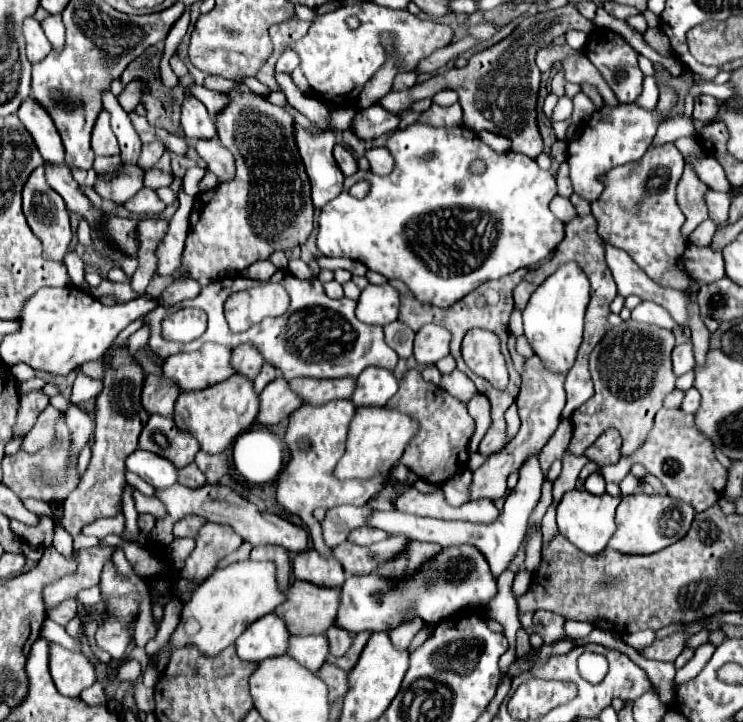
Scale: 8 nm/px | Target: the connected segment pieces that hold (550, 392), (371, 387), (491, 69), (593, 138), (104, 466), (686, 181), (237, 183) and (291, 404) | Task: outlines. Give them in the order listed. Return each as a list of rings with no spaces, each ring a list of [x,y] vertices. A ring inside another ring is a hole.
[[[537,356],[527,358],[525,362],[525,374],[523,374],[523,384],[521,392],[517,396],[517,406],[519,406],[519,418],[521,418],[521,428],[517,436],[509,442],[507,450],[493,454],[481,468],[473,472],[473,484],[471,484],[471,498],[489,498],[489,500],[499,500],[507,492],[507,476],[515,470],[519,470],[531,456],[537,456],[541,448],[547,444],[547,440],[553,436],[561,422],[561,412],[565,406],[565,374],[555,374],[551,372]]]
[[[367,368],[357,376],[357,388],[351,396],[355,406],[385,406],[397,392],[399,382],[393,370]]]
[[[567,4],[557,10],[545,10],[537,16],[525,18],[515,32],[501,40],[499,44],[475,52],[465,68],[451,68],[443,74],[437,74],[429,78],[427,82],[415,84],[409,90],[401,92],[389,92],[379,100],[379,104],[385,110],[391,110],[393,114],[401,114],[409,108],[411,102],[433,98],[441,90],[455,90],[459,94],[459,104],[463,108],[463,124],[475,132],[489,130],[493,134],[505,136],[513,142],[513,152],[527,154],[529,158],[537,158],[543,152],[543,138],[539,134],[537,124],[537,100],[539,100],[539,84],[541,84],[541,72],[535,68],[535,52],[543,46],[549,46],[553,38],[567,34],[569,30],[581,30],[591,34],[595,30],[595,24],[587,20],[575,4]]]
[[[619,104],[615,108],[603,106],[601,110],[593,112],[591,120],[583,124],[579,138],[571,140],[567,150],[567,162],[571,168],[571,182],[575,194],[585,198],[587,202],[599,200],[599,196],[603,194],[603,182],[599,178],[605,176],[611,168],[639,160],[647,152],[661,122],[661,116],[637,104]]]
[[[125,340],[111,356],[103,356],[105,374],[101,378],[103,390],[95,400],[95,438],[93,438],[93,456],[89,468],[83,476],[83,482],[77,490],[71,492],[67,502],[63,502],[63,516],[57,520],[71,536],[79,534],[81,528],[97,518],[115,516],[115,502],[121,502],[121,492],[127,484],[125,480],[125,460],[137,448],[139,434],[149,420],[149,412],[141,404],[141,390],[145,382],[143,366],[127,348]]]
[[[685,166],[685,172],[677,186],[677,202],[681,212],[685,214],[685,224],[681,228],[681,234],[685,238],[689,238],[689,234],[703,220],[707,220],[707,208],[703,206],[703,190],[707,190],[707,186],[697,178],[691,166]]]
[[[239,86],[239,90],[231,92],[231,104],[217,116],[217,134],[223,146],[235,156],[235,176],[229,182],[223,182],[217,188],[195,197],[189,220],[189,236],[183,252],[183,266],[179,270],[181,274],[185,268],[191,268],[191,278],[197,280],[201,288],[215,282],[221,272],[241,272],[253,262],[267,260],[275,250],[287,250],[303,244],[313,232],[315,216],[309,178],[293,140],[293,118],[281,106],[273,106],[265,98],[251,94],[247,86]]]
[[[275,378],[265,390],[259,394],[261,410],[257,422],[263,426],[275,426],[281,420],[289,418],[301,404],[301,396],[297,396],[285,378]]]

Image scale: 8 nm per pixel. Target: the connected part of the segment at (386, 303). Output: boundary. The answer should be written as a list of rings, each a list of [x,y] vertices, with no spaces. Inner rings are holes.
[[[369,284],[357,302],[357,318],[365,324],[387,326],[399,316],[399,292],[391,284]]]

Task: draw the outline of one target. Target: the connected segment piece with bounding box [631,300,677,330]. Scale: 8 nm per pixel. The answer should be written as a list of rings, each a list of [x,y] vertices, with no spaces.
[[[641,302],[633,312],[631,312],[631,318],[637,320],[637,322],[653,322],[661,328],[669,328],[673,330],[677,324],[673,322],[673,318],[669,316],[669,312],[665,308],[661,308],[659,304],[655,302]]]

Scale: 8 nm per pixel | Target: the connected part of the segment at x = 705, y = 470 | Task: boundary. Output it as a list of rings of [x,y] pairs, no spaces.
[[[661,408],[655,416],[655,426],[647,442],[631,454],[631,458],[621,458],[615,466],[603,466],[599,474],[603,474],[607,482],[619,484],[635,462],[643,464],[649,474],[657,476],[671,498],[687,502],[697,512],[707,510],[713,502],[717,502],[717,498],[723,496],[727,470],[713,456],[713,442],[697,428],[695,416],[683,412],[681,408]]]

